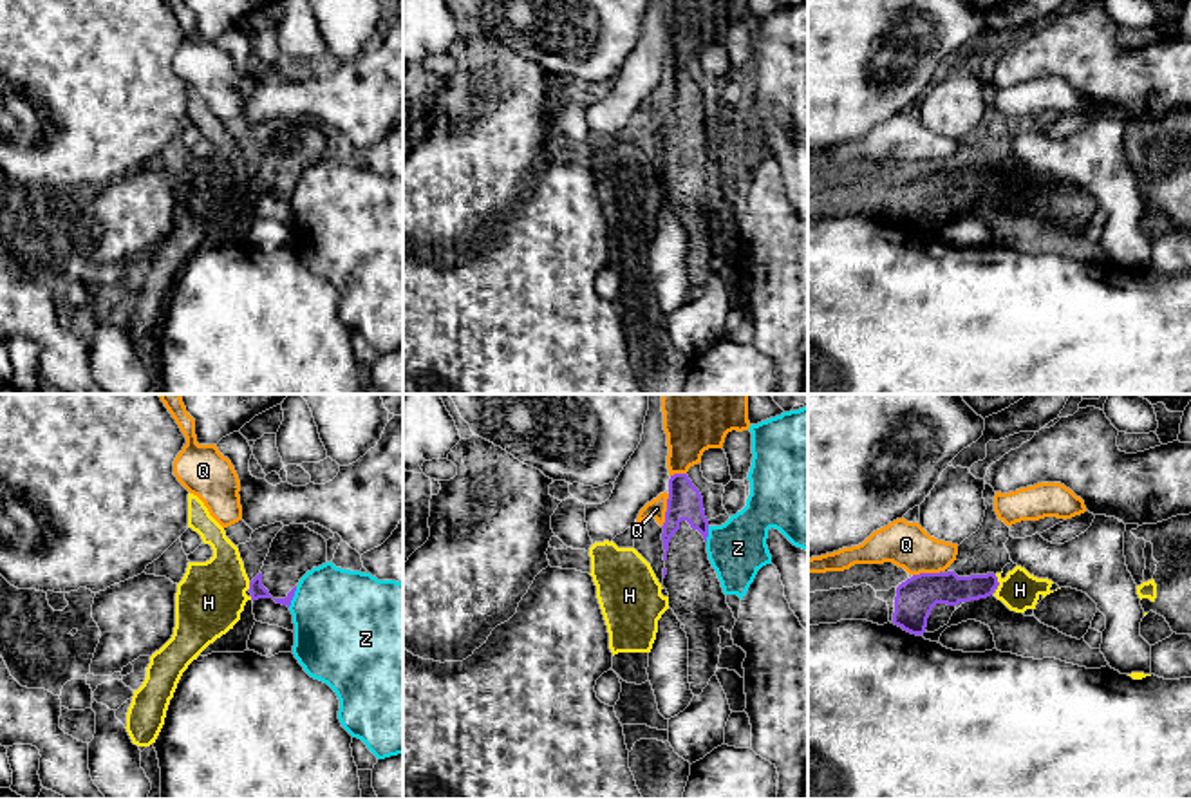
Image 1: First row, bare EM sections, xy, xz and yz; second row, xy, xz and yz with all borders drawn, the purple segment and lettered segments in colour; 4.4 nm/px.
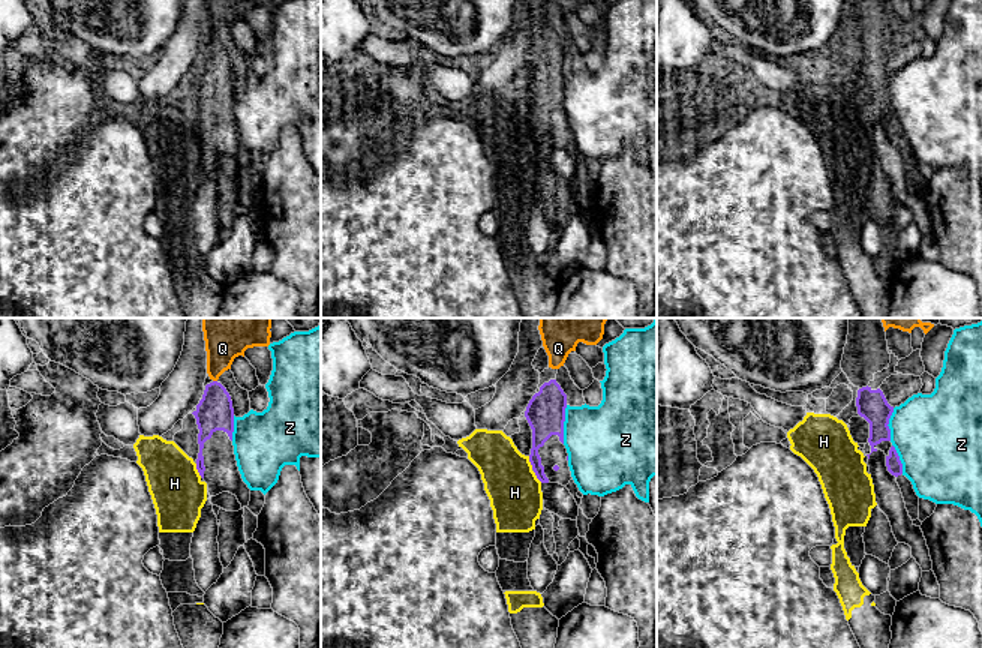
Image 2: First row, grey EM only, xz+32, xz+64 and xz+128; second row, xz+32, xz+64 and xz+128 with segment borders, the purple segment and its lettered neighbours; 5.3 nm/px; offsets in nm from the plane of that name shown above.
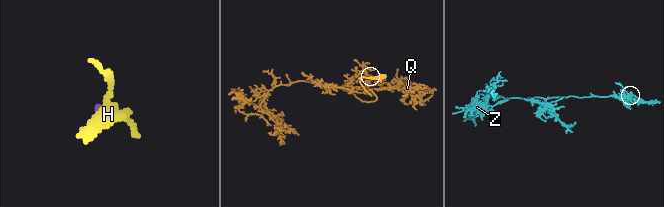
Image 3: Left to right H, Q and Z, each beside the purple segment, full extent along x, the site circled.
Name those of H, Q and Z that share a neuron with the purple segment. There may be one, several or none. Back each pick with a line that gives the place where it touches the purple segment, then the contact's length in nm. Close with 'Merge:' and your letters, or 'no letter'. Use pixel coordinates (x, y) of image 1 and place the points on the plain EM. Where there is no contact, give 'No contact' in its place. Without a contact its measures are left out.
Merge: no letter

